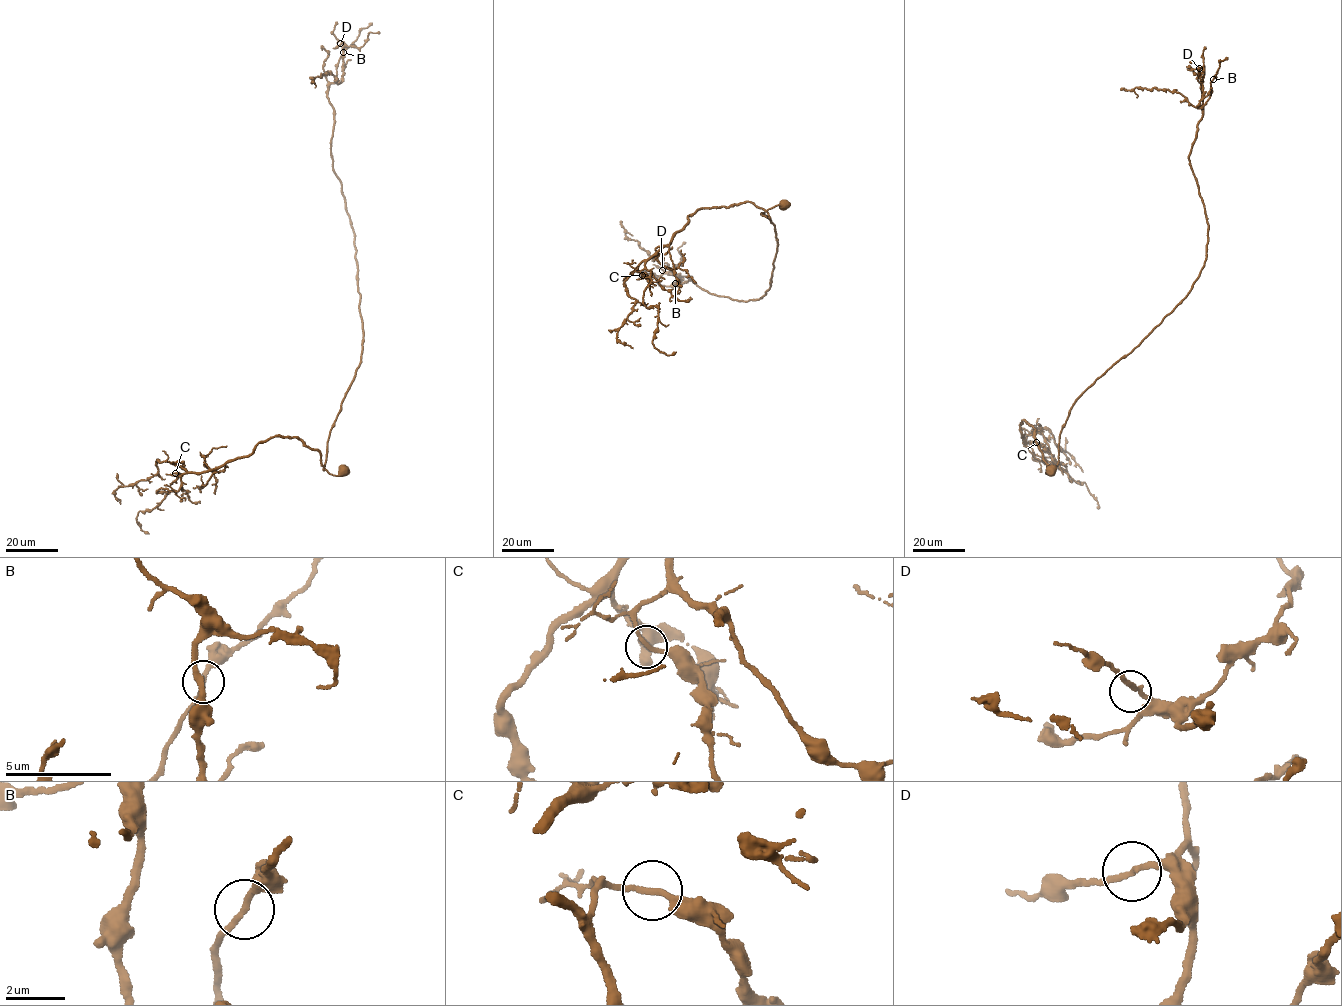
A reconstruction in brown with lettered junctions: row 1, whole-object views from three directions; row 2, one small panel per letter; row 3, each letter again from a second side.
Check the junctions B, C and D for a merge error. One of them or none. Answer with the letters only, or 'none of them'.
none of them

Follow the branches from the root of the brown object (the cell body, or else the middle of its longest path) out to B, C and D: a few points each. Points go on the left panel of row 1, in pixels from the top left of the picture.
B: (342, 470), (335, 476), (323, 470), (326, 445), (363, 335), (354, 233), (330, 148), (328, 85), (343, 52)
C: (342, 470), (333, 475), (324, 469), (318, 451), (300, 438), (280, 436), (217, 468), (175, 473)
D: (342, 470), (323, 470), (326, 445), (363, 335), (354, 233), (330, 148), (328, 91), (342, 80), (340, 43)

